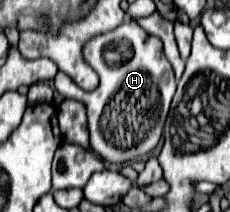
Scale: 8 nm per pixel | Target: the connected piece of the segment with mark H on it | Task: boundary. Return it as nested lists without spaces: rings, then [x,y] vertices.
[[[125,20],[115,30],[93,36],[83,46],[83,58],[99,76],[99,86],[93,92],[83,92],[63,72],[57,72],[53,82],[63,98],[75,98],[87,104],[89,144],[93,152],[111,164],[125,164],[149,154],[161,140],[171,98],[177,88],[161,40],[149,36],[137,22]]]

